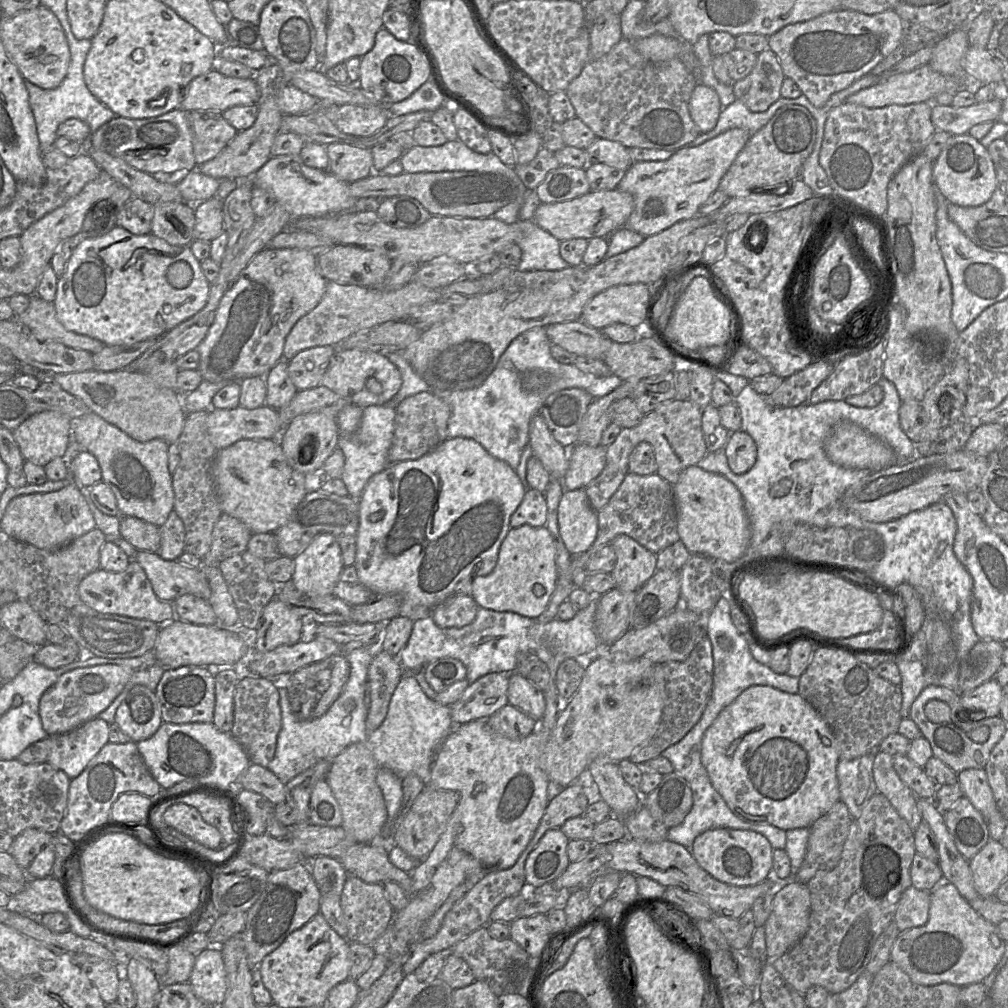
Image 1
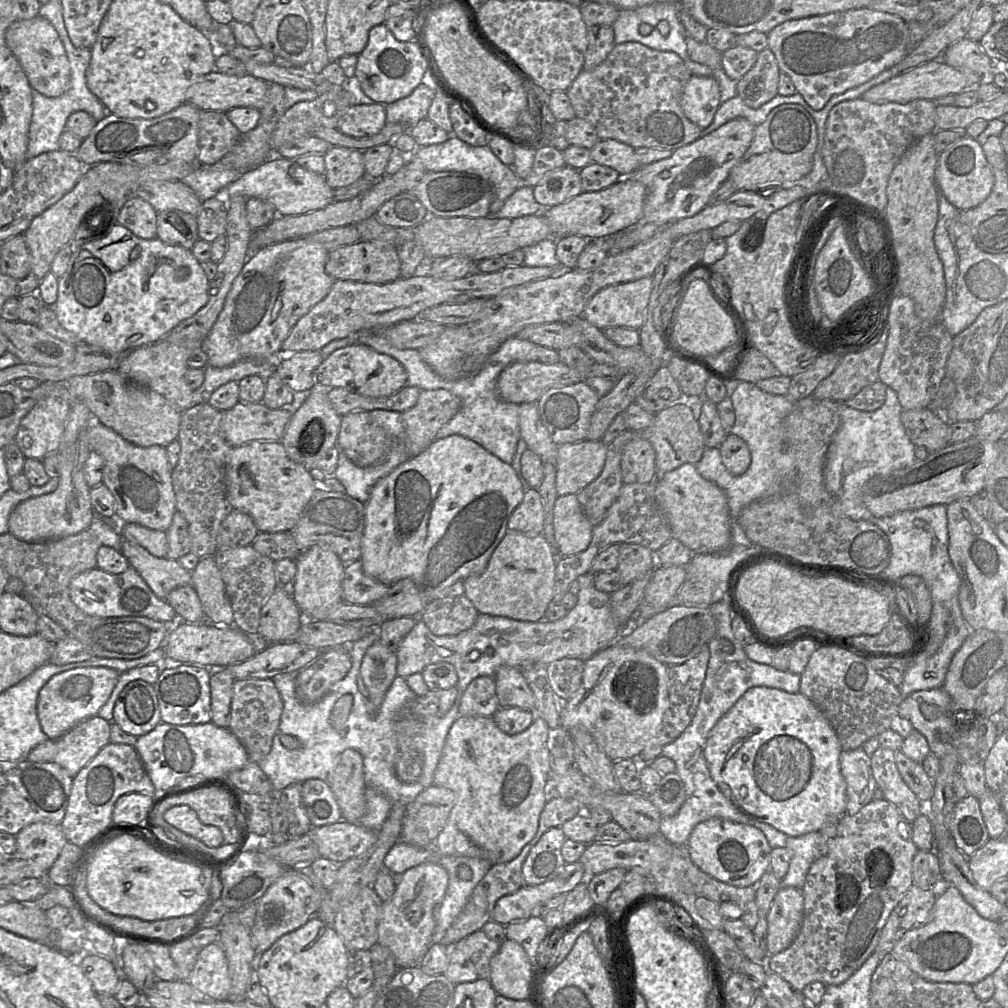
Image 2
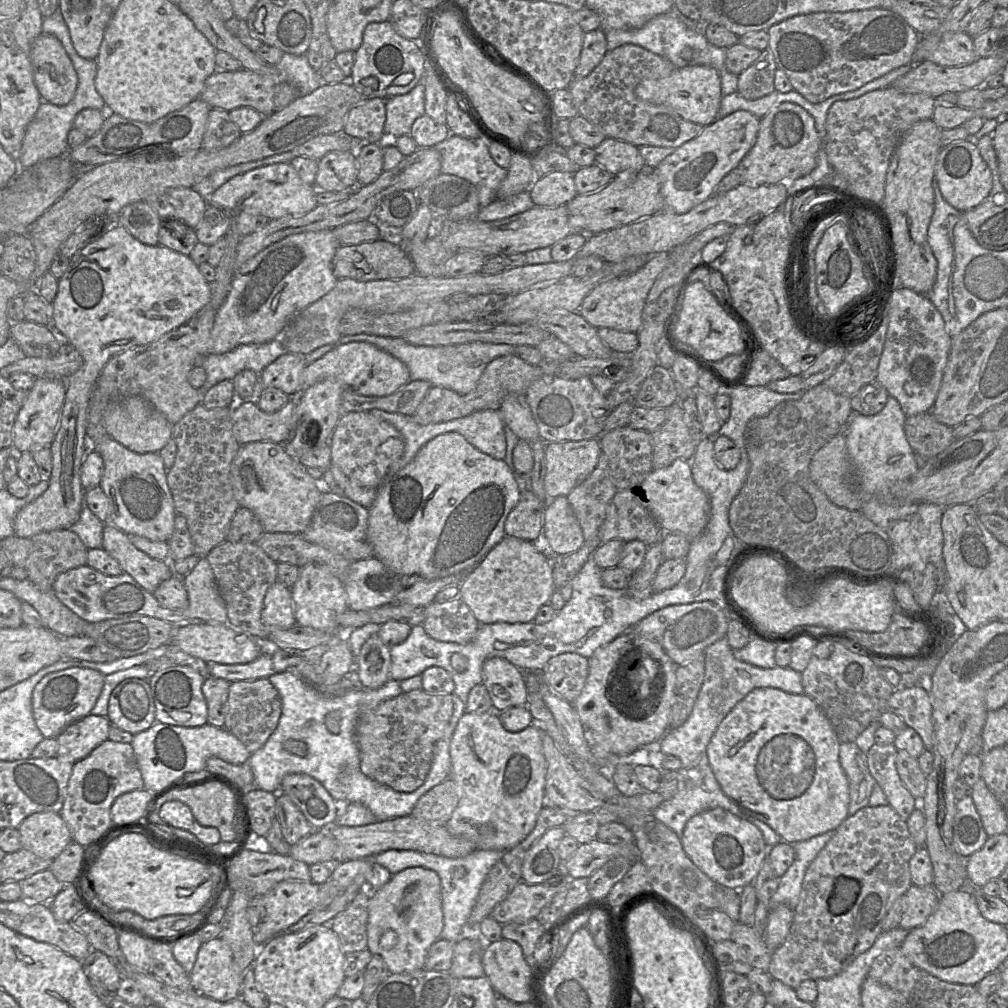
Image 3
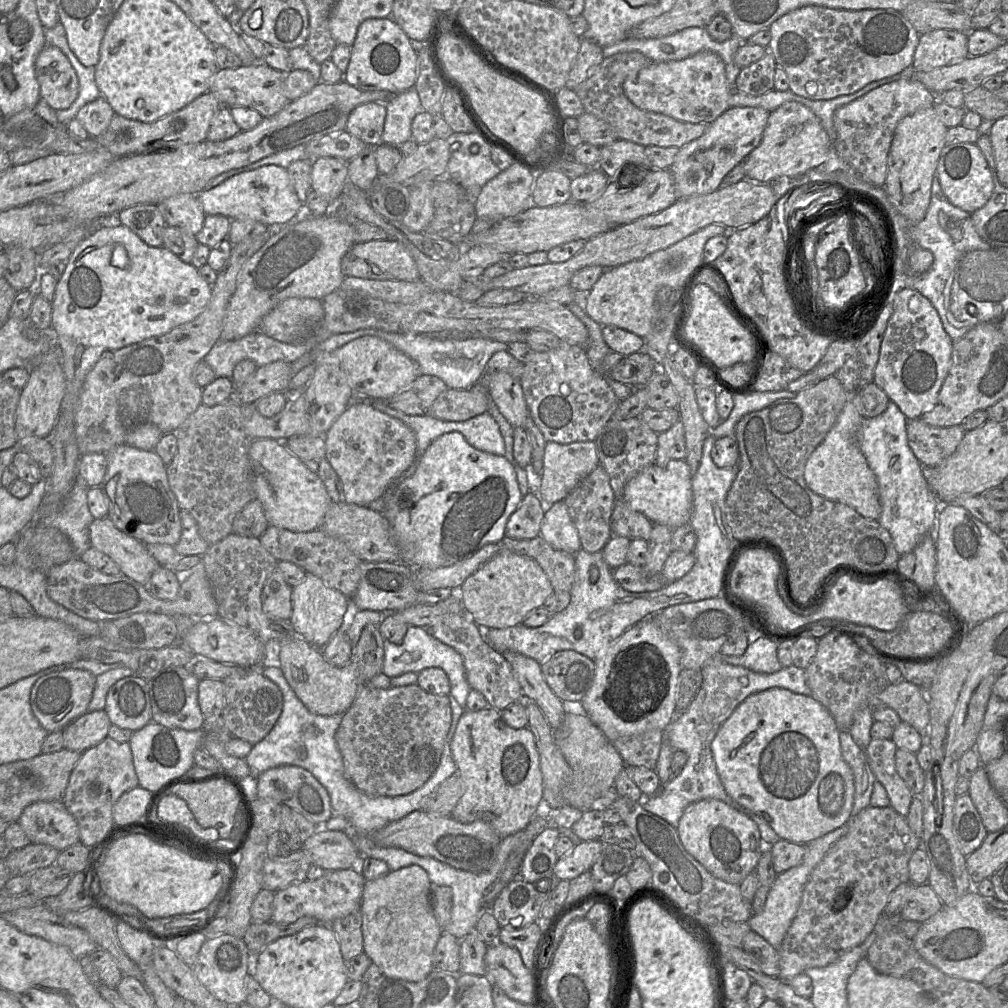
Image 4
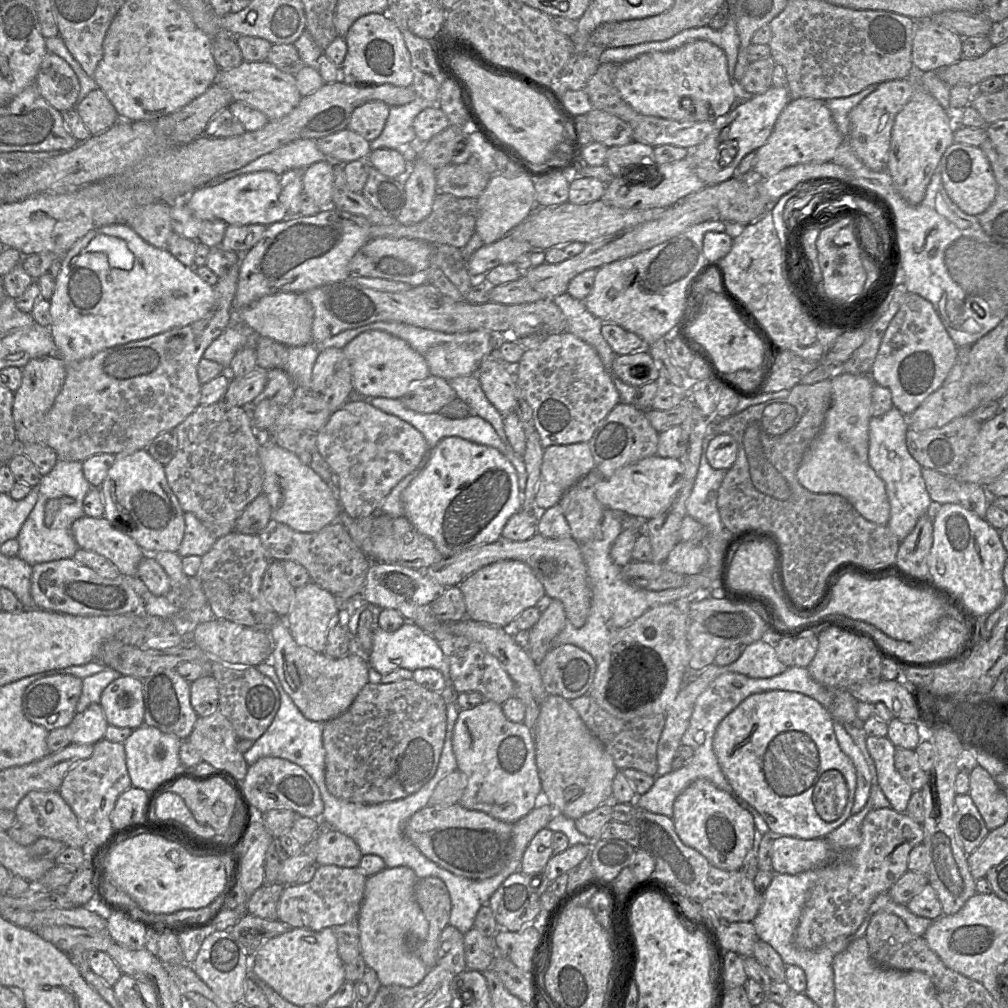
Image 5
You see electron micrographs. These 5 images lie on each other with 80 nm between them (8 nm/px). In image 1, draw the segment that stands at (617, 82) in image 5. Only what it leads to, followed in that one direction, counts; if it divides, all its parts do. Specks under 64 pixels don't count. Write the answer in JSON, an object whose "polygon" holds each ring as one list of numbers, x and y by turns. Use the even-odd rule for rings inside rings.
{"polygon":[[698,82,689,100,689,112,700,133,708,132,716,126,721,110,717,92]]}

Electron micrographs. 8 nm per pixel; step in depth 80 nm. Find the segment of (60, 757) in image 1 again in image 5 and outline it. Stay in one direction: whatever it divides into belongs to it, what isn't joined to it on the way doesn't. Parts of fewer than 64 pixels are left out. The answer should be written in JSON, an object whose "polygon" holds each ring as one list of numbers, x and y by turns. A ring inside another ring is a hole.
{"polygon":[[93,703,83,712,76,713,67,726,71,730,71,744,96,744,105,739,108,726,100,703]]}

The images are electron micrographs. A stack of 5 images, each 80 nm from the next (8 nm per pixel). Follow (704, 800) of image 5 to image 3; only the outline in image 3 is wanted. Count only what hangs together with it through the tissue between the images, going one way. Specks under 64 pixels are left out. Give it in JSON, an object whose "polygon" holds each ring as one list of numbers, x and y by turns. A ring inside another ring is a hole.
{"polygon":[[723,808,709,809,691,817,680,840,697,867,716,883,732,889,754,882,770,848,758,827]]}

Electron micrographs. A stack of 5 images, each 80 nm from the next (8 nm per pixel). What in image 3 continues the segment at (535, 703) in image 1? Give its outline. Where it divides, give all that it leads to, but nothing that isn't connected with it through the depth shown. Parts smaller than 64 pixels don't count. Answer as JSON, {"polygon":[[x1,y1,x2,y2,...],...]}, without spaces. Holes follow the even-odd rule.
{"polygon":[[492,657,484,662,481,683,491,698,492,711,500,713,510,707,527,704,524,672,504,658]]}

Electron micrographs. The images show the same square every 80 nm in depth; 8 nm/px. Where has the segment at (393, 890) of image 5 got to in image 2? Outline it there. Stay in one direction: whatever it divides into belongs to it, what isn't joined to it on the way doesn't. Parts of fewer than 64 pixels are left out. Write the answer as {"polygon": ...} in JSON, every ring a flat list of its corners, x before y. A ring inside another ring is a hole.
{"polygon":[[422,863,401,874,392,897,383,902,377,926,377,943,391,950,398,969,419,965,430,946,436,927,435,908,441,904,448,882,448,873,443,867]]}

